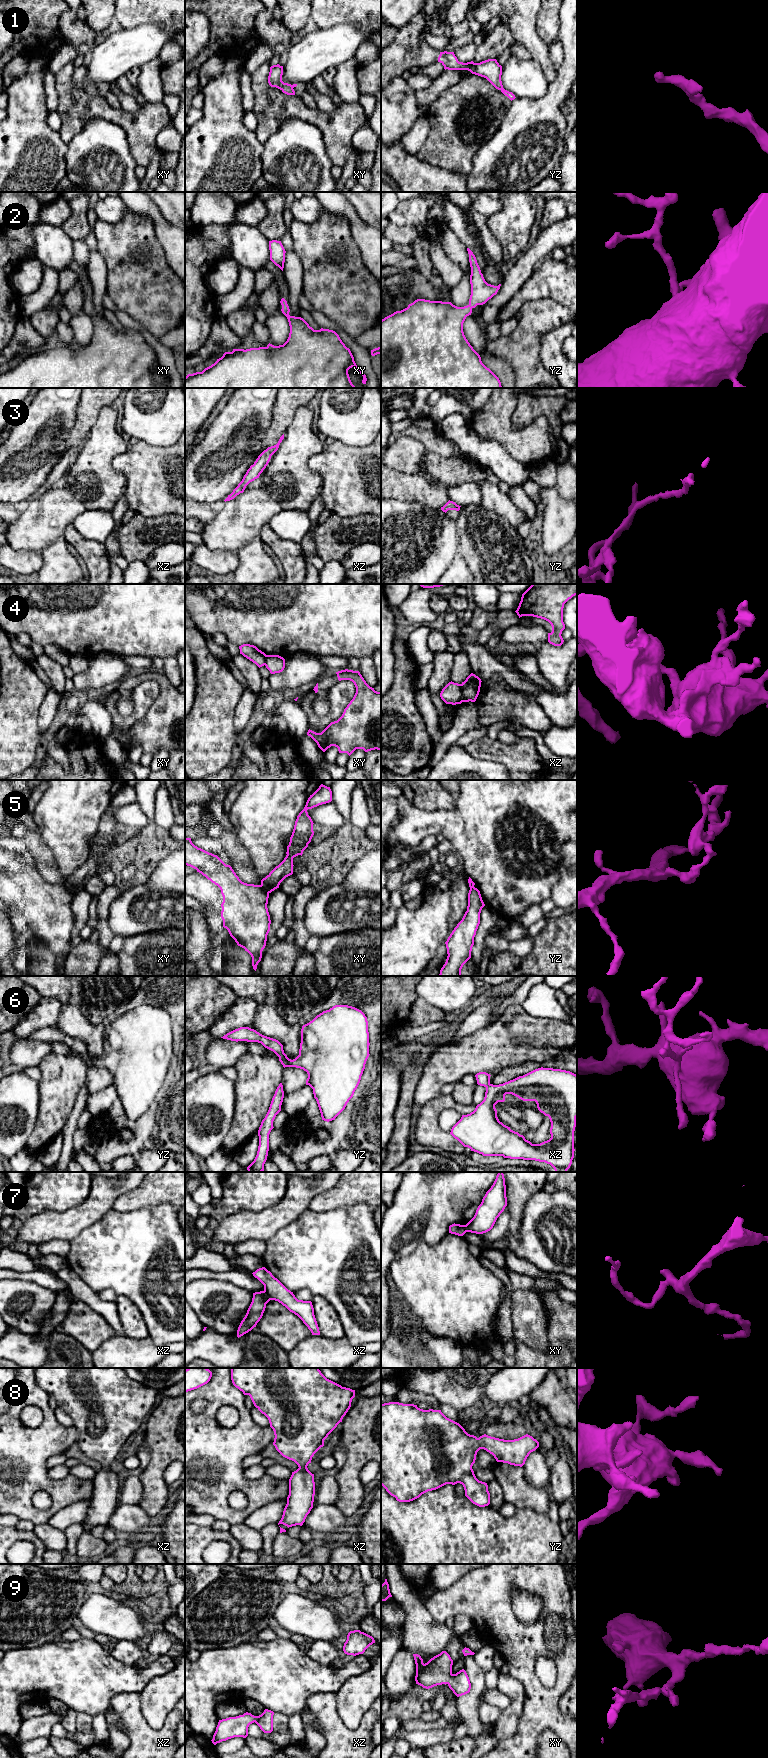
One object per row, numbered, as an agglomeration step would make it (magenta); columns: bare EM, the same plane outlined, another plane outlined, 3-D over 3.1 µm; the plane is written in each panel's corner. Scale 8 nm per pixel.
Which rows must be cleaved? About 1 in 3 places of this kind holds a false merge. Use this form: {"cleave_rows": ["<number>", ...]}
{"cleave_rows": ["4", "5", "7"]}

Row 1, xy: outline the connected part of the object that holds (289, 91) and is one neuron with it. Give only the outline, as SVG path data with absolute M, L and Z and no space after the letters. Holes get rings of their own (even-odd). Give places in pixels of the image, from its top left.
M279 64L273 65L270 67L270 72L268 76L268 83L271 87L276 87L280 89L283 93L287 95L295 95L294 87L297 86L297 84L288 84L284 83L282 81L282 75L283 75L283 66L280 66Z

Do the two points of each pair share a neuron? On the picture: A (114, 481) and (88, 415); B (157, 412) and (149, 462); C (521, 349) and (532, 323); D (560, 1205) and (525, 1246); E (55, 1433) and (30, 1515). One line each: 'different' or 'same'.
A: different
B: different
C: same
D: same
E: same

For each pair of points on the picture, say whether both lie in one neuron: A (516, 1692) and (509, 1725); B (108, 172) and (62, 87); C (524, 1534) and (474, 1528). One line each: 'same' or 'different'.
A: same
B: different
C: same

